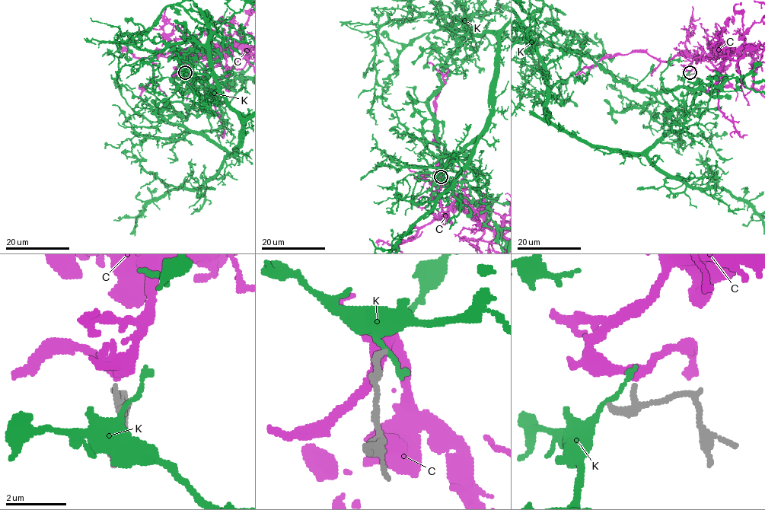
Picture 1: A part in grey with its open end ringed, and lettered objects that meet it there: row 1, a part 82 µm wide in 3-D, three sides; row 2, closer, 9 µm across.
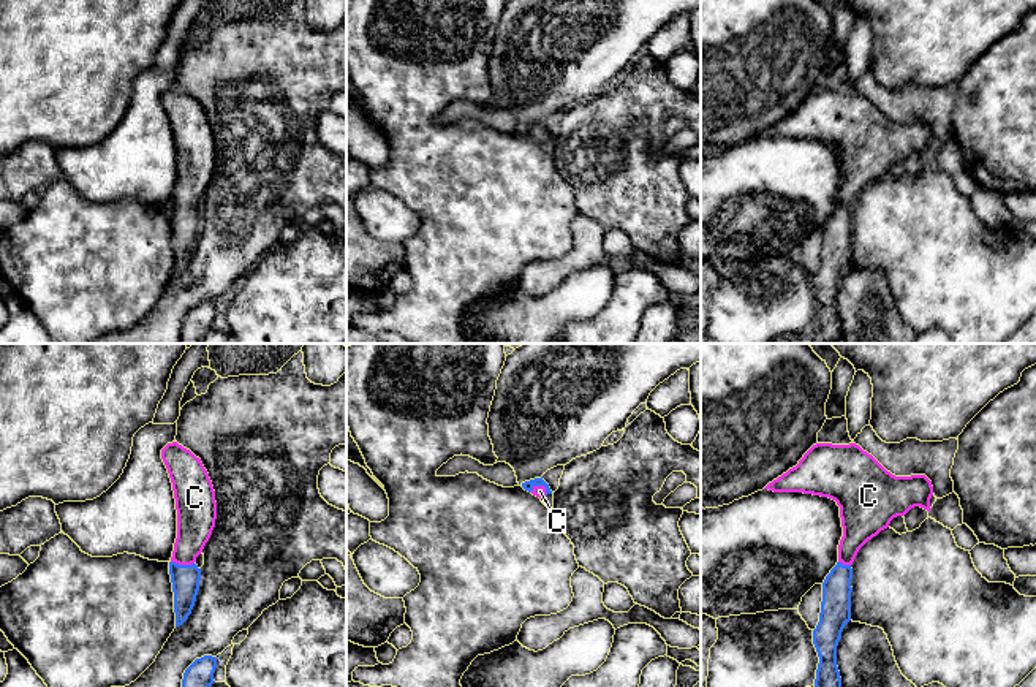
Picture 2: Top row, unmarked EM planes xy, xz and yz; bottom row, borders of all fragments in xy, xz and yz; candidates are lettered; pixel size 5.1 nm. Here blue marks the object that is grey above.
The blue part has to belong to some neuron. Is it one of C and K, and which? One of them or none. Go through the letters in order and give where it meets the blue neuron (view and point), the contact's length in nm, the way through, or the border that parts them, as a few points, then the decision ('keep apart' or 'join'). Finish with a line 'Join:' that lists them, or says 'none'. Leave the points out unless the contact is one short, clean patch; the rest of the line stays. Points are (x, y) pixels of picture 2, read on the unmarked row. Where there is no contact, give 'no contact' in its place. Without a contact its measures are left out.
C: contact xy (182, 211); length 120 nm; way xy (185, 225), (182, 211), (195, 173), (195, 163); join
K: no contact; keep apart
Join: C

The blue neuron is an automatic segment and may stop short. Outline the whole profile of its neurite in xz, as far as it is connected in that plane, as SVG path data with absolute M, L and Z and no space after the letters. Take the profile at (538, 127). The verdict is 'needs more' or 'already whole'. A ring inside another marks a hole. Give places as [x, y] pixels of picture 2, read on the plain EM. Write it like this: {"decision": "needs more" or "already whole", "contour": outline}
{"decision": "needs more", "contour": "M543 122L522 128L522 133L539 144L552 139L549 130L543 125Z"}

